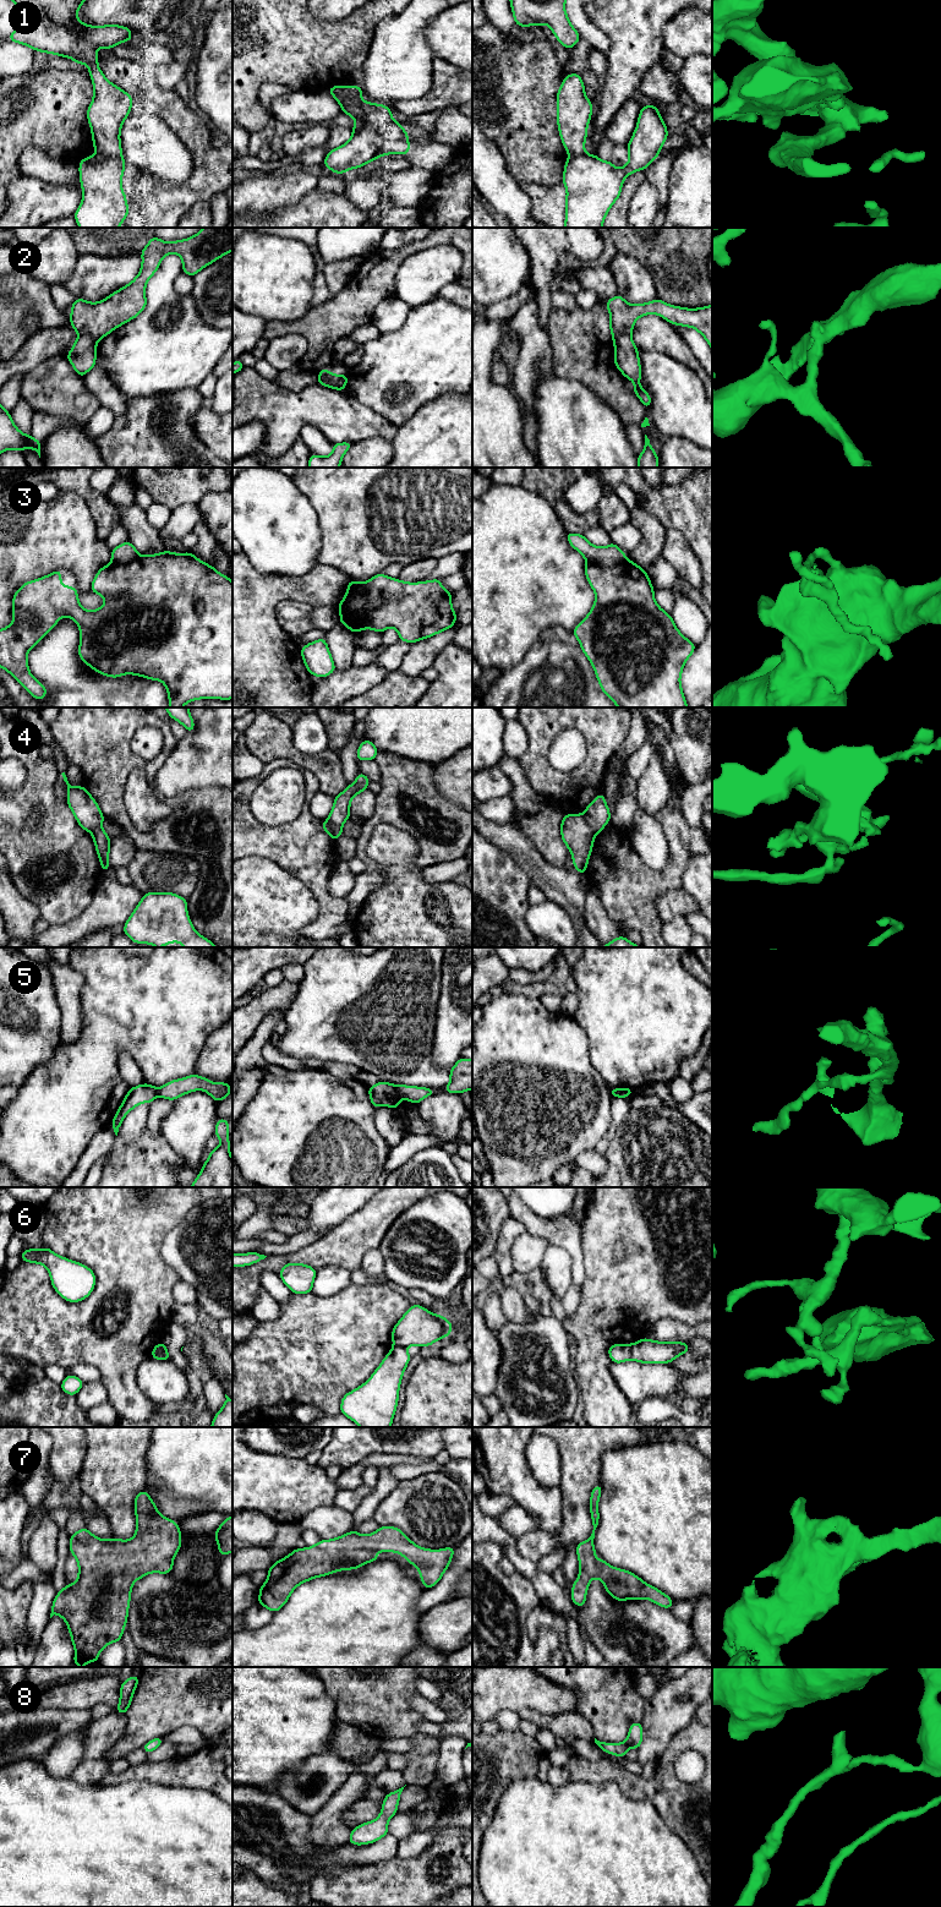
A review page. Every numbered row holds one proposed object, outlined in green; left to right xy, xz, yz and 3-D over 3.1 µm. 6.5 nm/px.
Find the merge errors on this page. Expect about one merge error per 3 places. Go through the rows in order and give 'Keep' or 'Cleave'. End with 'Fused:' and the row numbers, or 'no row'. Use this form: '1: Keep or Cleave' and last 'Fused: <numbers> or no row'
1: Cleave
2: Cleave
3: Cleave
4: Cleave
5: Cleave
6: Cleave
7: Keep
8: Keep
Fused: 1, 2, 3, 4, 5, 6

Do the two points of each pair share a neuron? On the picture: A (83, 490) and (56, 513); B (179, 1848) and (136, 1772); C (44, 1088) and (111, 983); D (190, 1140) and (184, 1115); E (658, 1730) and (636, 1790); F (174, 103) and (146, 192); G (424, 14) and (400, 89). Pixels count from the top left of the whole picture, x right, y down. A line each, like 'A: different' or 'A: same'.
A: different
B: different
C: same
D: same
E: different
F: same
G: same

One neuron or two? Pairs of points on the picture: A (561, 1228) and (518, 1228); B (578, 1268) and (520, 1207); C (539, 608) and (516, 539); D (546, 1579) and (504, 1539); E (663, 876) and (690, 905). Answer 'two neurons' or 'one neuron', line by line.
A: two neurons
B: one neuron
C: one neuron
D: one neuron
E: two neurons

